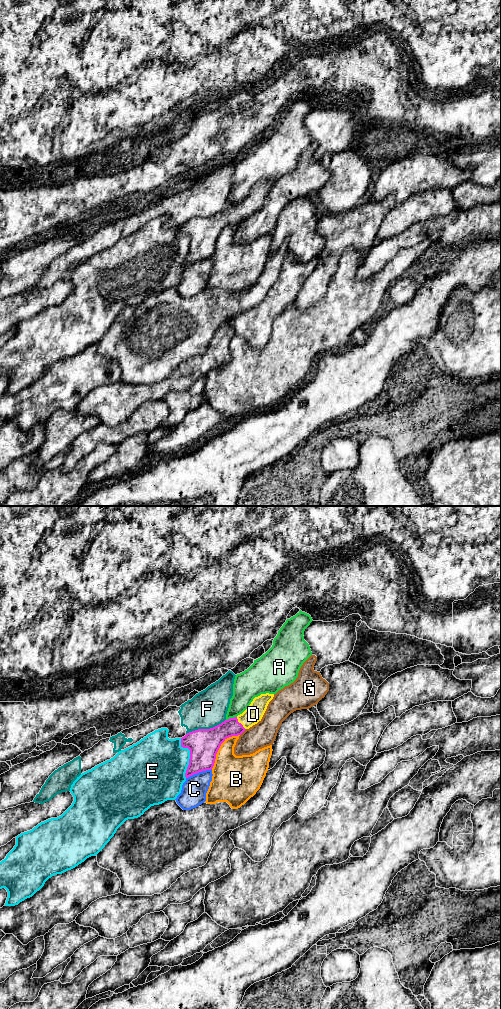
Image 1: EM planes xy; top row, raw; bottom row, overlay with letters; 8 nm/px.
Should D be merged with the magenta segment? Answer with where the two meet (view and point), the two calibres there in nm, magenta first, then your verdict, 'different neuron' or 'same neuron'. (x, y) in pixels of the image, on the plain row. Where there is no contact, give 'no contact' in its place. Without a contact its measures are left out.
xy (240, 211) | 160/150 nm | same neuron

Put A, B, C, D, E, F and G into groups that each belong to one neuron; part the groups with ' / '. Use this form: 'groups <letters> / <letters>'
groups A / B / C / D / E / F / G

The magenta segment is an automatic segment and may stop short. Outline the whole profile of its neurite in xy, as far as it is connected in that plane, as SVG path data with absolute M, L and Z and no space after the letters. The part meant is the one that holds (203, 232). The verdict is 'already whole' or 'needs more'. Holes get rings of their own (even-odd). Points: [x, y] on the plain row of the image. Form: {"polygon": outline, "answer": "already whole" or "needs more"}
{"polygon": "M274 182L255 185L249 195L240 203L225 208L210 217L198 217L181 226L181 235L190 238L189 253L185 265L211 258L221 232L229 225L241 223L246 217L261 209Z", "answer": "needs more"}

